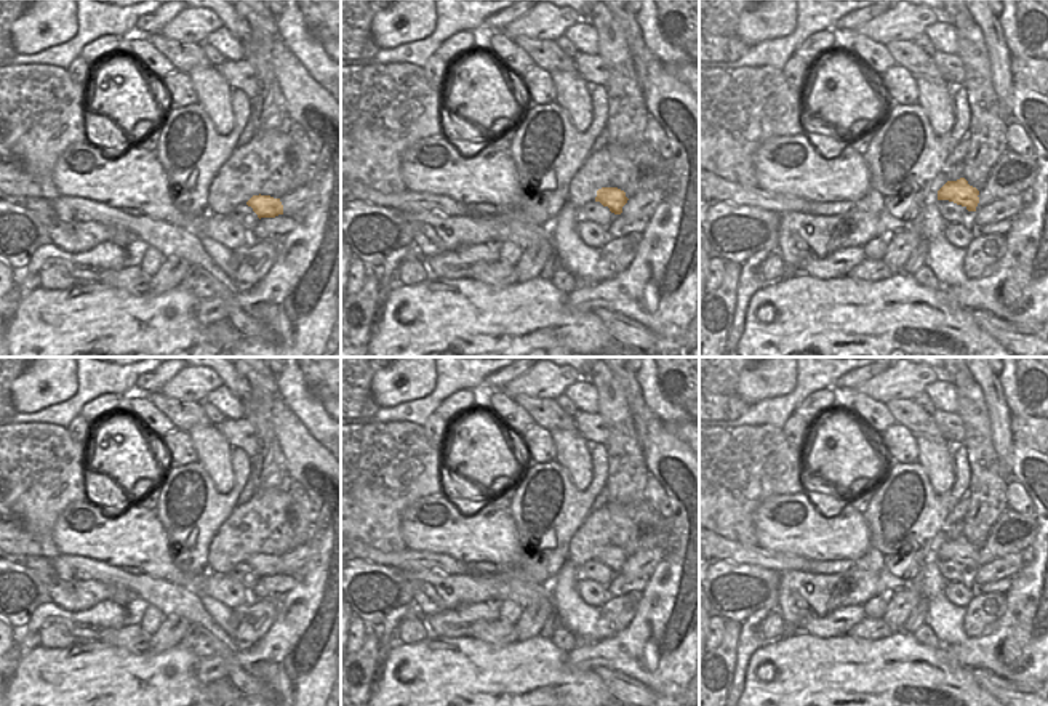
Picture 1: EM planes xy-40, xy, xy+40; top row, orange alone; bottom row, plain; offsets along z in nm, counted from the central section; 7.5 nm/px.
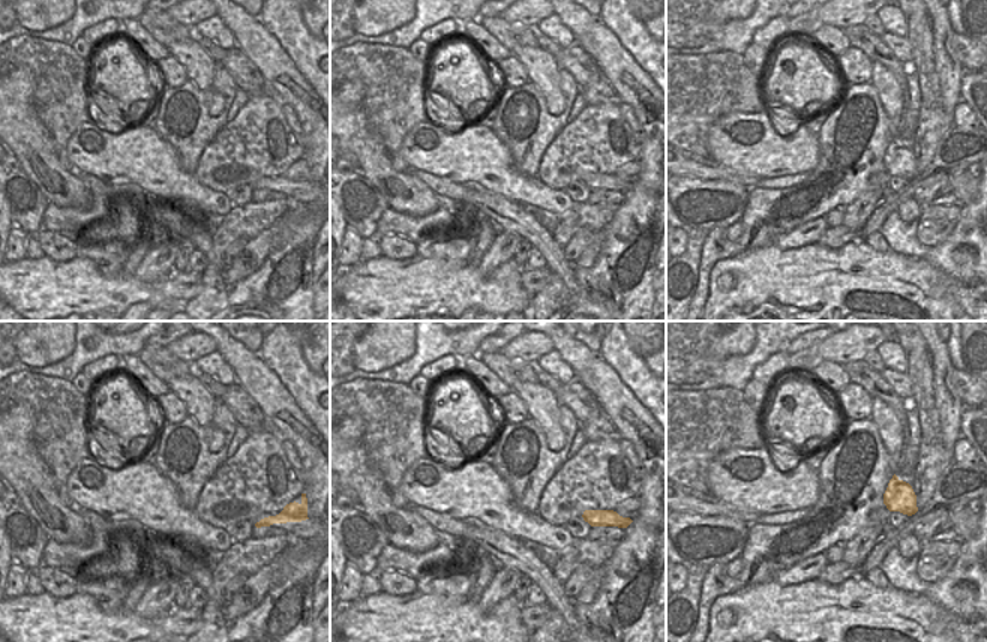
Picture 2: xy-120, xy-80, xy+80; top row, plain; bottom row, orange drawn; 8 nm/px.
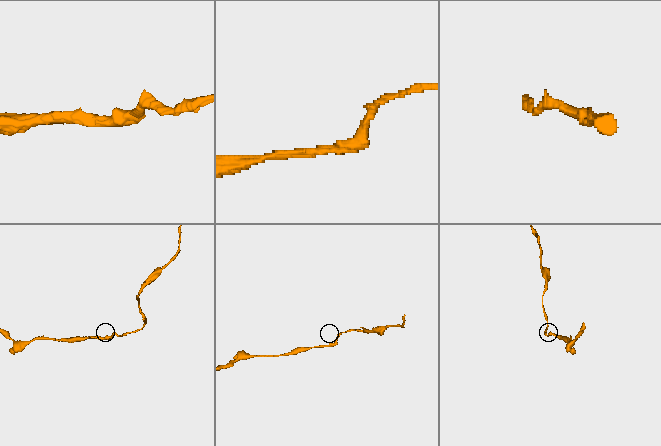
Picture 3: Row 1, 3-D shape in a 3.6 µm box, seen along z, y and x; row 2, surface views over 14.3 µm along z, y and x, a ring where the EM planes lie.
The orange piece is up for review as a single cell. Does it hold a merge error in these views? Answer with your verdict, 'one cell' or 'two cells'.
two cells

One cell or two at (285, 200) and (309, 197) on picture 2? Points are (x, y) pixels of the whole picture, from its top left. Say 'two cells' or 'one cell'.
one cell

